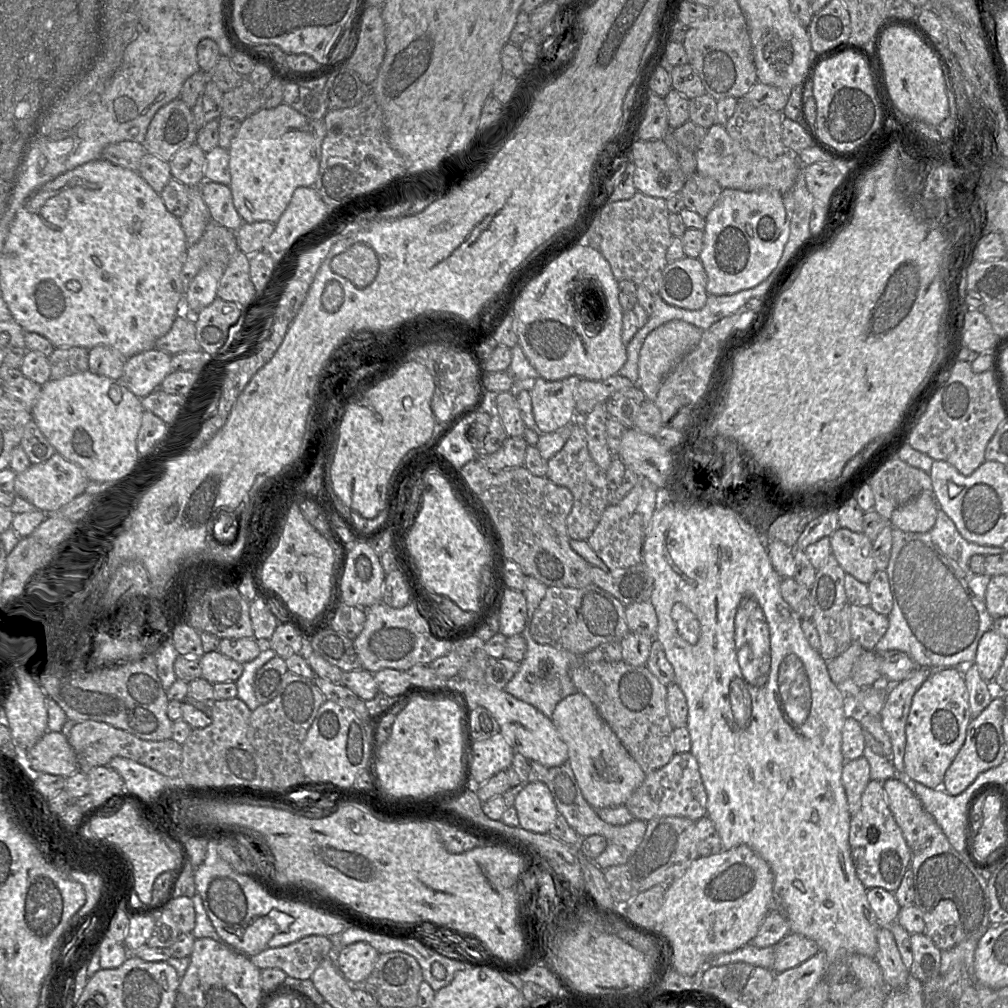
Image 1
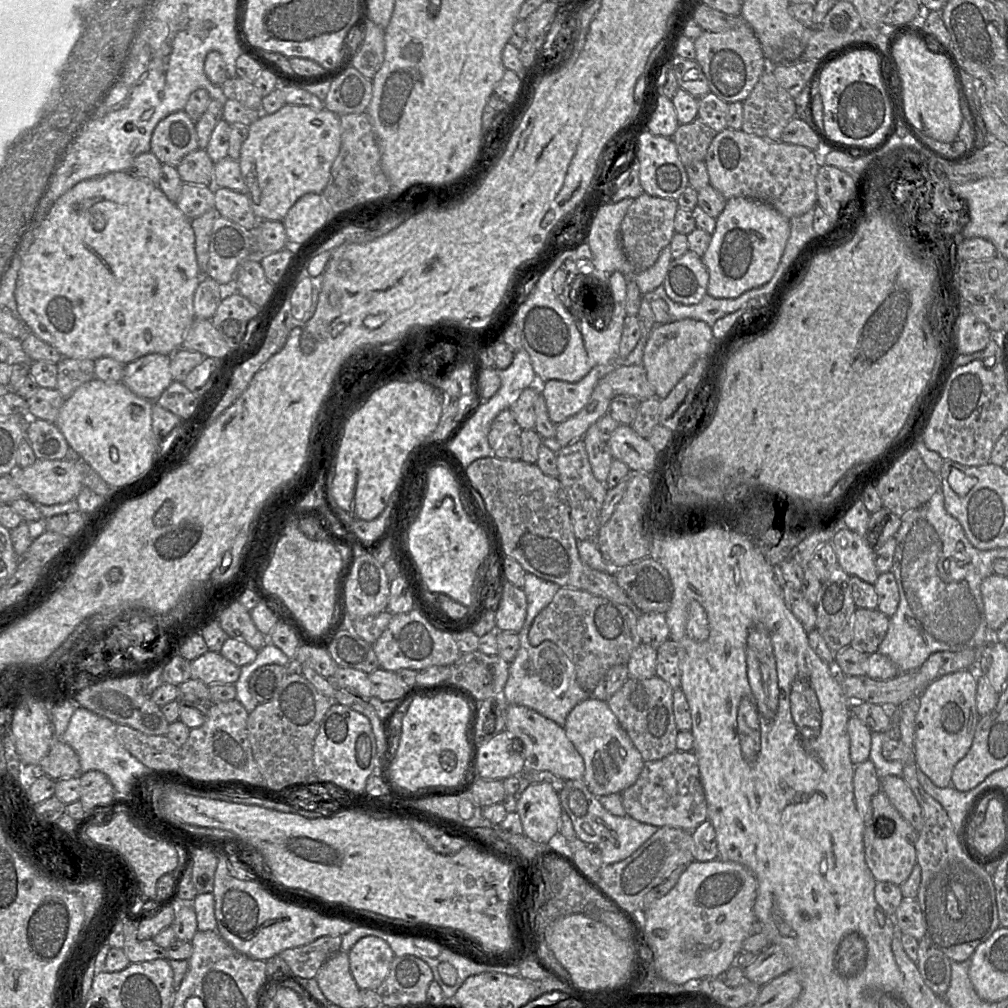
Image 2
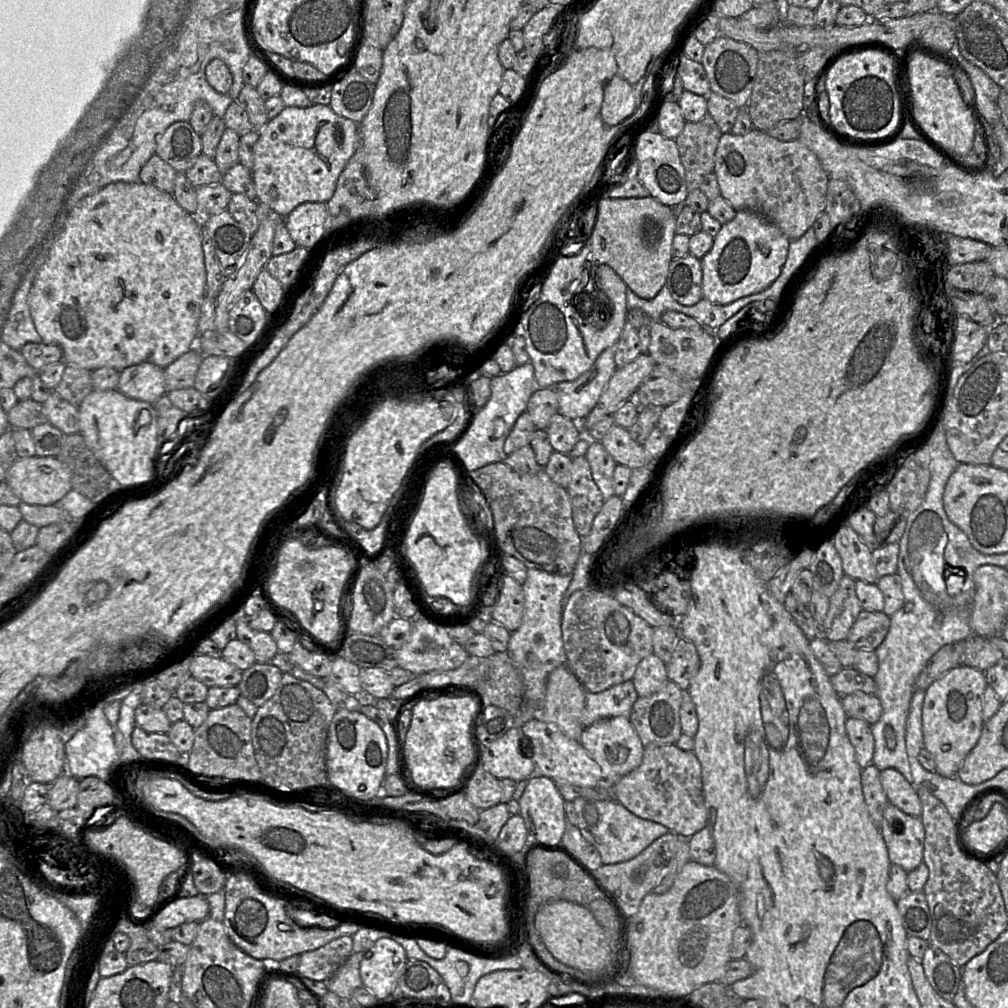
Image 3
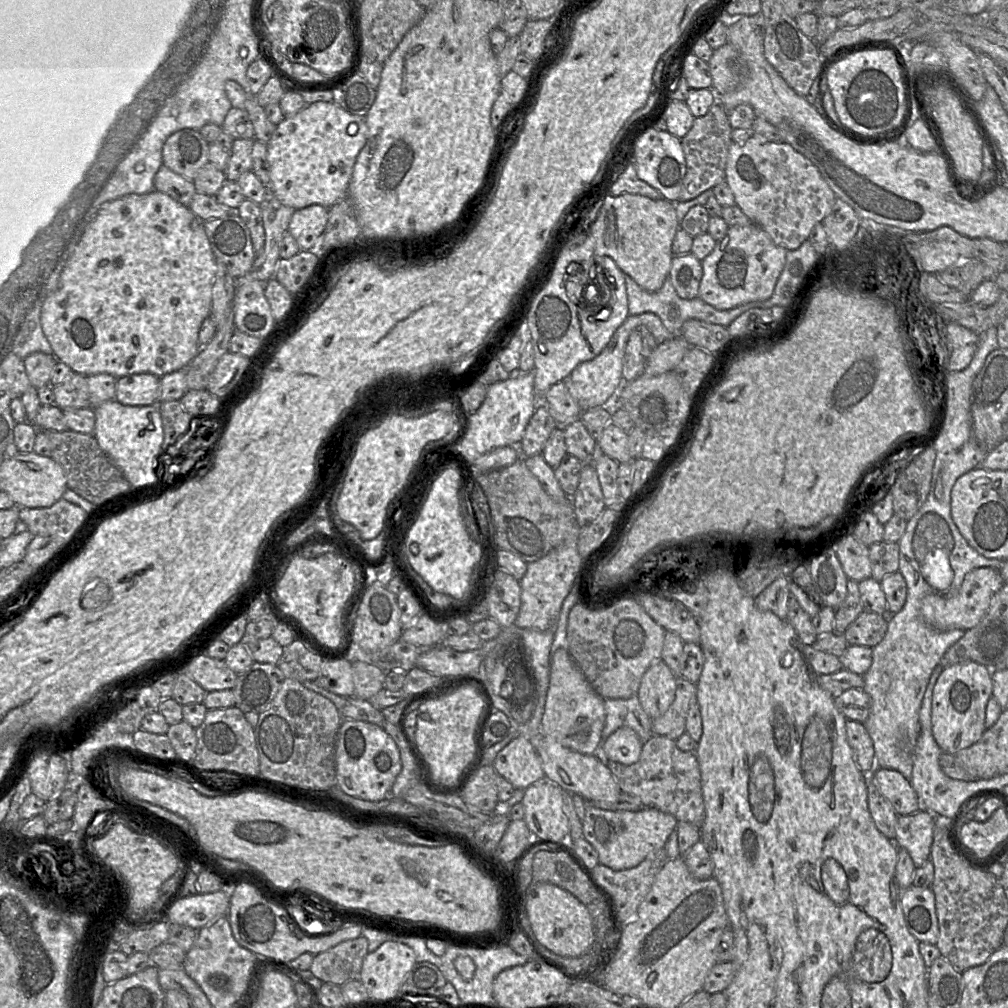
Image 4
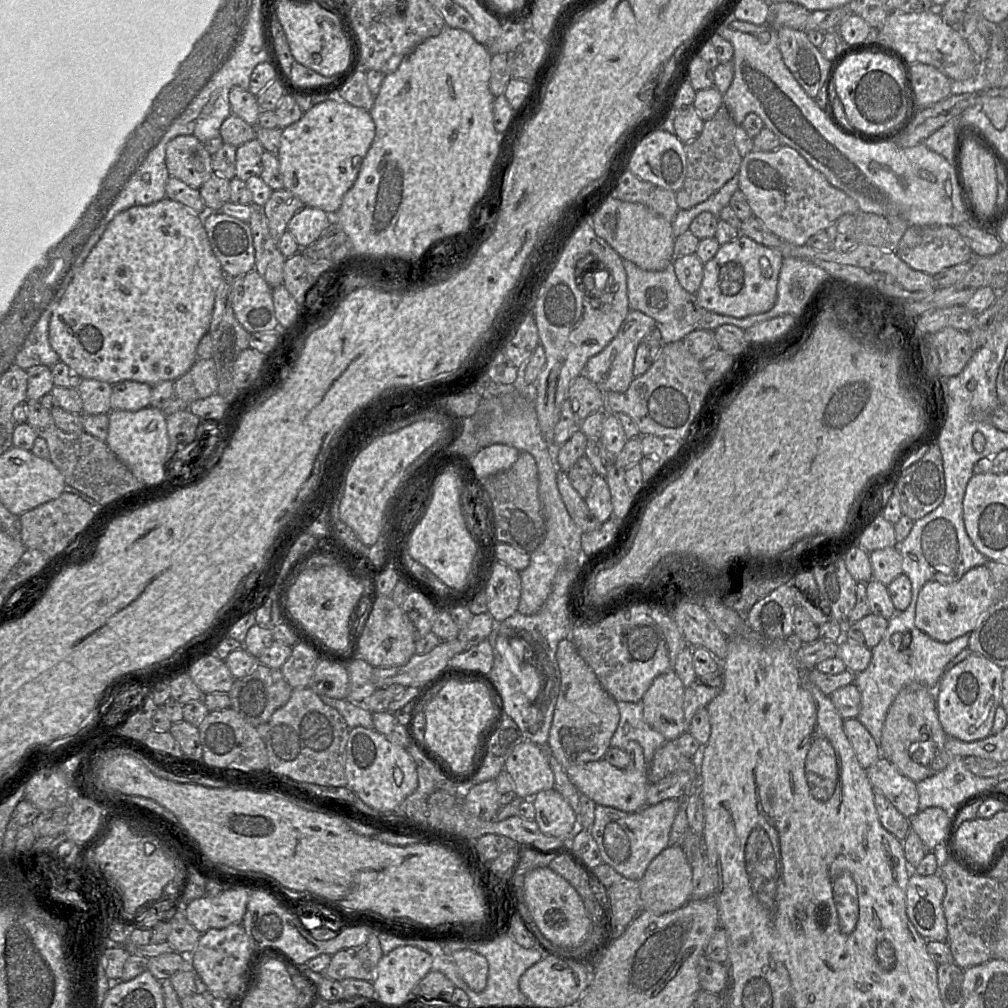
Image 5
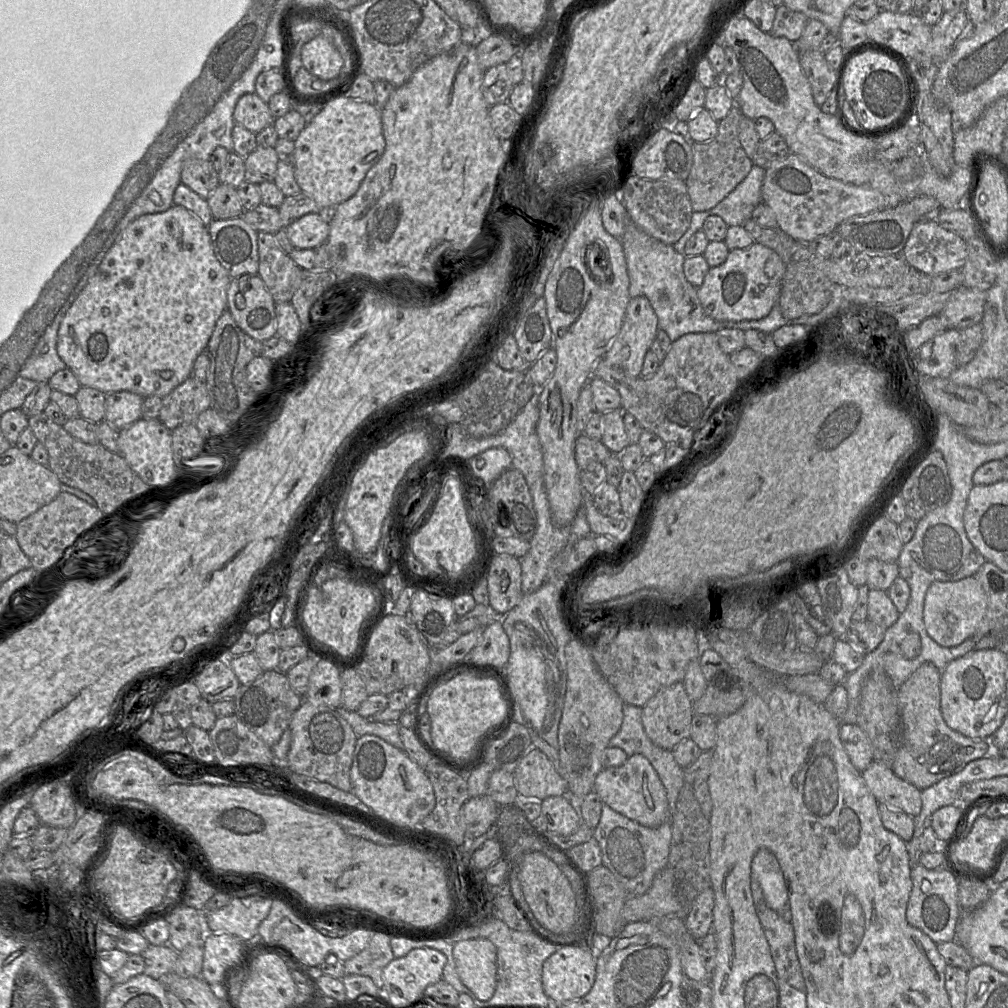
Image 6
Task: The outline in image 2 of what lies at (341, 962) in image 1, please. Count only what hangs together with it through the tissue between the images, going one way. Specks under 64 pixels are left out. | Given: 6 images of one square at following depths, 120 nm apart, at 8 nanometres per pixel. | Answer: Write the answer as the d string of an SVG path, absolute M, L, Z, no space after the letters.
M365 936L353 945L348 956L350 971L358 987L376 991L388 975L395 954L383 939Z

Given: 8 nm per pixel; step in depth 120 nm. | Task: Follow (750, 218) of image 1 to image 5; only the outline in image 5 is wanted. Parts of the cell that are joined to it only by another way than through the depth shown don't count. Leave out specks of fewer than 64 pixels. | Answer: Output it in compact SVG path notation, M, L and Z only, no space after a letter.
M740 235L736 240L721 245L716 255L704 264L703 279L696 293L698 304L707 310L735 318L743 318L770 310L776 302L778 277L783 260L780 251Z

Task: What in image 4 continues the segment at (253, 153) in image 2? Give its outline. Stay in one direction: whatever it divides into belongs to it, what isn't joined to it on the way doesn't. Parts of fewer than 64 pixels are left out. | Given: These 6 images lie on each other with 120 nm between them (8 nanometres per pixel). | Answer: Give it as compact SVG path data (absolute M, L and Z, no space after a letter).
M318 101L306 105L299 112L276 125L267 145L267 162L270 182L267 189L284 205L293 209L304 208L313 204L326 208L347 198L357 155L366 143L368 127L365 116L349 113L334 102Z

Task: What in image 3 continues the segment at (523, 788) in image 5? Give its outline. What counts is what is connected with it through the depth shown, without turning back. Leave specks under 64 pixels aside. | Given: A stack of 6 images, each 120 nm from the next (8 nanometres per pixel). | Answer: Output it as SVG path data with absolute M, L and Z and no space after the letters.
M510 728L500 739L484 748L483 767L499 780L528 780L536 773L536 766L526 757L523 737L520 728Z

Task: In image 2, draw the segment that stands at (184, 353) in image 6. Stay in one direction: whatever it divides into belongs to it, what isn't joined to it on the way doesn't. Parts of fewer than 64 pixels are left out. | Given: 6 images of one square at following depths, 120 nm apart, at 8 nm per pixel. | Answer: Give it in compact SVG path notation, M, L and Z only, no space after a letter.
M114 172L78 183L60 196L42 219L27 228L22 235L19 251L20 270L15 288L17 310L31 332L55 347L62 357L92 360L111 357L122 364L128 364L147 354L172 355L182 347L195 319L194 293L202 278L195 253L195 234L191 220L152 182L127 172Z

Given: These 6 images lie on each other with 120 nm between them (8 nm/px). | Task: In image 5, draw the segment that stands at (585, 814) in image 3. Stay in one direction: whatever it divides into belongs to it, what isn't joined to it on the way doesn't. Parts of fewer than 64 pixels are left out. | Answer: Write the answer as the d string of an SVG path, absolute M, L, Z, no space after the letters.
M667 799L627 813L597 805L590 833L598 845L602 862L629 880L640 881L652 860L668 846L681 846L688 831L686 799Z

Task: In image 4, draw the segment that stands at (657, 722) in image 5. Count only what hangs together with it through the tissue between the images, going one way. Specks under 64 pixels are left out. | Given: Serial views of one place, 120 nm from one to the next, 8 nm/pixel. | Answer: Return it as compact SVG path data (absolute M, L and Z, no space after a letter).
M659 659L642 676L638 699L651 719L663 715L675 699L677 676Z

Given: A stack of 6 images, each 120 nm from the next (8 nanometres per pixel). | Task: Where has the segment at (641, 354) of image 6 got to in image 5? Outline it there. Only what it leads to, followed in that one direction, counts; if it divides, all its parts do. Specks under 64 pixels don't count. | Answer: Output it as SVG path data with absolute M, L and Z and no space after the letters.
M630 310L614 339L598 354L591 357L580 376L587 377L602 392L625 392L632 380L637 348L644 336L656 327L655 320L638 310Z

